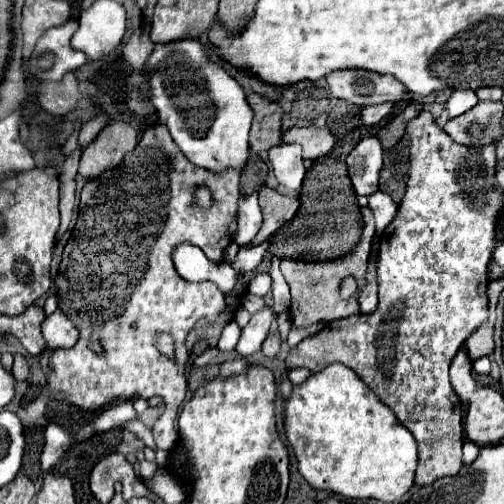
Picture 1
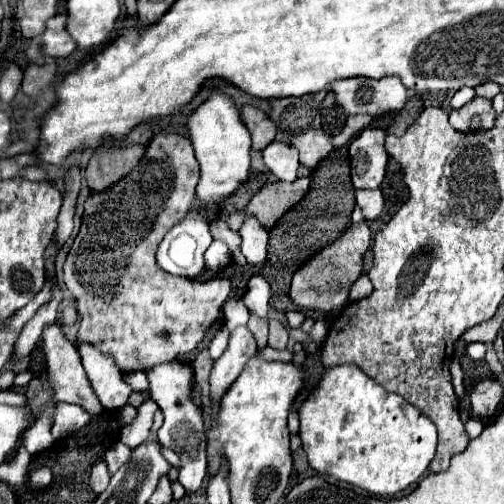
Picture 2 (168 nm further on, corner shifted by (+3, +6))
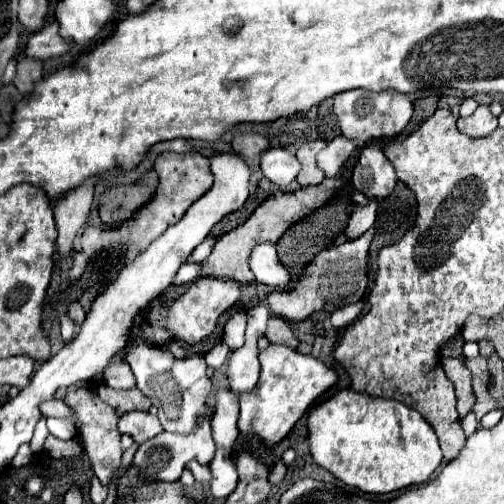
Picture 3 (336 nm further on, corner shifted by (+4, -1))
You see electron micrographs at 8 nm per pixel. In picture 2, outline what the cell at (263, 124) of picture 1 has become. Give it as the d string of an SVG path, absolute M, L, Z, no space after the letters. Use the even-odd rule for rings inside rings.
M245 105L241 109L241 119L245 123L245 127L249 129L251 133L251 141L253 141L253 149L255 151L261 151L265 149L273 139L275 139L275 133L277 133L277 127L275 123L257 107L251 107L251 105Z

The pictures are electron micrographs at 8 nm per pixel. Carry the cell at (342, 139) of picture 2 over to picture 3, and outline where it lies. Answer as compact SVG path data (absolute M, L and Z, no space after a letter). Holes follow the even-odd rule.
M338 136L318 154L318 166L326 172L328 178L332 178L332 176L336 176L340 172L342 164L354 152L356 152L356 142L346 138L346 136Z

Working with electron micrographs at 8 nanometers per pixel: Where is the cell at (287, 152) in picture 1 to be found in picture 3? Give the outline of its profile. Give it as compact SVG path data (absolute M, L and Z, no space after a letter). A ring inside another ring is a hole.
M270 148L262 154L262 162L260 162L262 174L274 182L276 186L288 186L296 174L300 172L300 162L294 154L286 152L284 148Z

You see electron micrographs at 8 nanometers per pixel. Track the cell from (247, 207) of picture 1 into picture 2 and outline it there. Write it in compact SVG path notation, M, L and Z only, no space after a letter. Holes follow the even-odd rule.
M247 219L243 223L243 229L239 229L239 235L243 239L241 253L245 255L247 263L253 267L263 267L267 263L267 241L269 233L261 227L257 219Z

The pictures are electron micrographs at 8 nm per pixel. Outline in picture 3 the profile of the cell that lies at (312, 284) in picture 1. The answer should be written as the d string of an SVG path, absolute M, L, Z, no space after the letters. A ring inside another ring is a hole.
M374 230L364 232L360 238L346 240L342 244L328 246L322 250L304 270L300 276L298 284L292 290L274 290L268 294L268 306L272 308L274 314L286 318L286 320L306 320L314 312L326 312L332 314L334 310L340 310L348 304L356 304L368 286L368 276L366 276L366 258L368 258L368 248L372 242Z

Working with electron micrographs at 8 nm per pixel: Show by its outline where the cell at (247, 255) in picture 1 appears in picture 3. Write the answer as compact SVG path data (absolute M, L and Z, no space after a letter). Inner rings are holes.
M206 238L200 246L196 246L196 252L192 252L192 258L188 262L202 262L202 260L206 260L210 256L210 252L212 252L216 242L218 242L218 238Z

